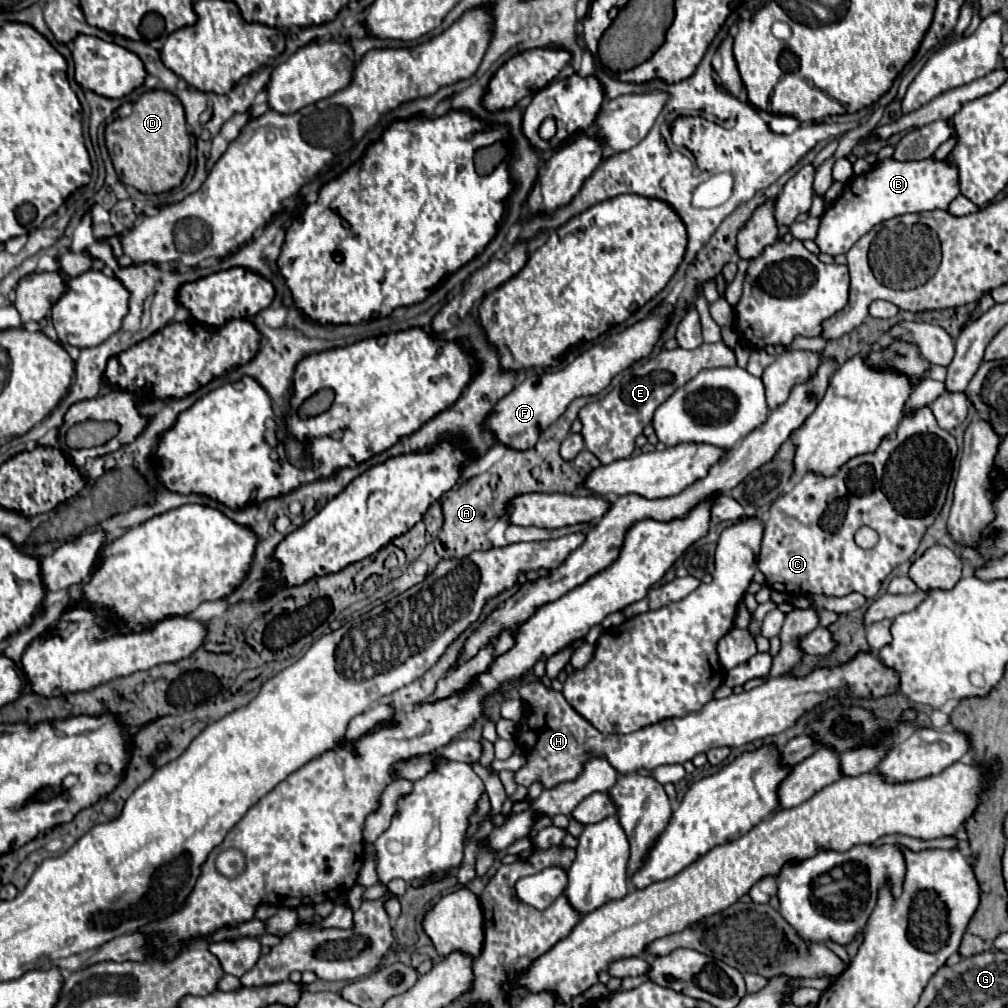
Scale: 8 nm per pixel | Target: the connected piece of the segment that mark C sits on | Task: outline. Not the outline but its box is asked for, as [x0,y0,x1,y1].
[759,391,965,599]

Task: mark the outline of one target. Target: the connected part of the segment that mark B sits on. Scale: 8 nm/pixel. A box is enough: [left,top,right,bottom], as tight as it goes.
[815,157,961,255]

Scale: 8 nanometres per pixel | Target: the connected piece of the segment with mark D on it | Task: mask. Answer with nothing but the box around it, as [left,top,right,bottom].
[105,91,189,193]

